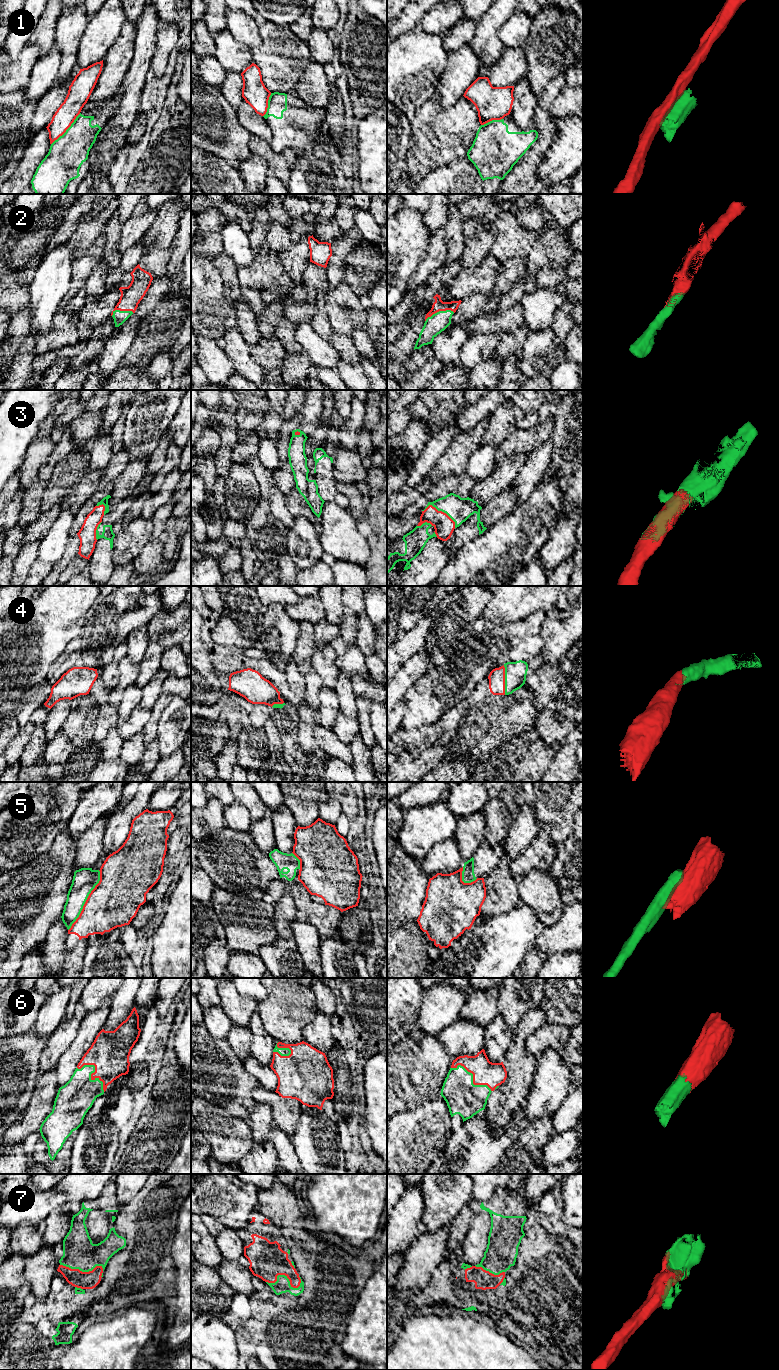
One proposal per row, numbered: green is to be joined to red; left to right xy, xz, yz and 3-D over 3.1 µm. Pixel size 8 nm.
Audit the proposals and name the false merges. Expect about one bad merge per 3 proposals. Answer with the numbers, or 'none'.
1, 5

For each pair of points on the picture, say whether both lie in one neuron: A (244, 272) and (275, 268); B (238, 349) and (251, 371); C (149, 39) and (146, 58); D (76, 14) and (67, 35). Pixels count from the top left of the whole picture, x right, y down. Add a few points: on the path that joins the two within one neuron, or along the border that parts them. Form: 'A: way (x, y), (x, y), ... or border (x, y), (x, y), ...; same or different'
A: way (252, 272), (264, 272), (267, 270); same
B: way (239, 354), (246, 366); same
C: way (146, 44), (146, 53); same
D: way (75, 19), (69, 30); same

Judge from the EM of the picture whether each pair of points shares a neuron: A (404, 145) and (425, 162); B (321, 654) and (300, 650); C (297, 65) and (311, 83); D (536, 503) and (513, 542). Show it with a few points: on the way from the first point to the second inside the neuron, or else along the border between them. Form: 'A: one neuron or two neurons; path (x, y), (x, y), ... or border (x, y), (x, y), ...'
A: two neurons; border (408, 152), (406, 157)
B: two neurons; border (315, 646), (309, 667)
C: two neurons; border (312, 60), (306, 65), (296, 83), (294, 93)
D: one neuron; path (531, 513), (518, 532)

